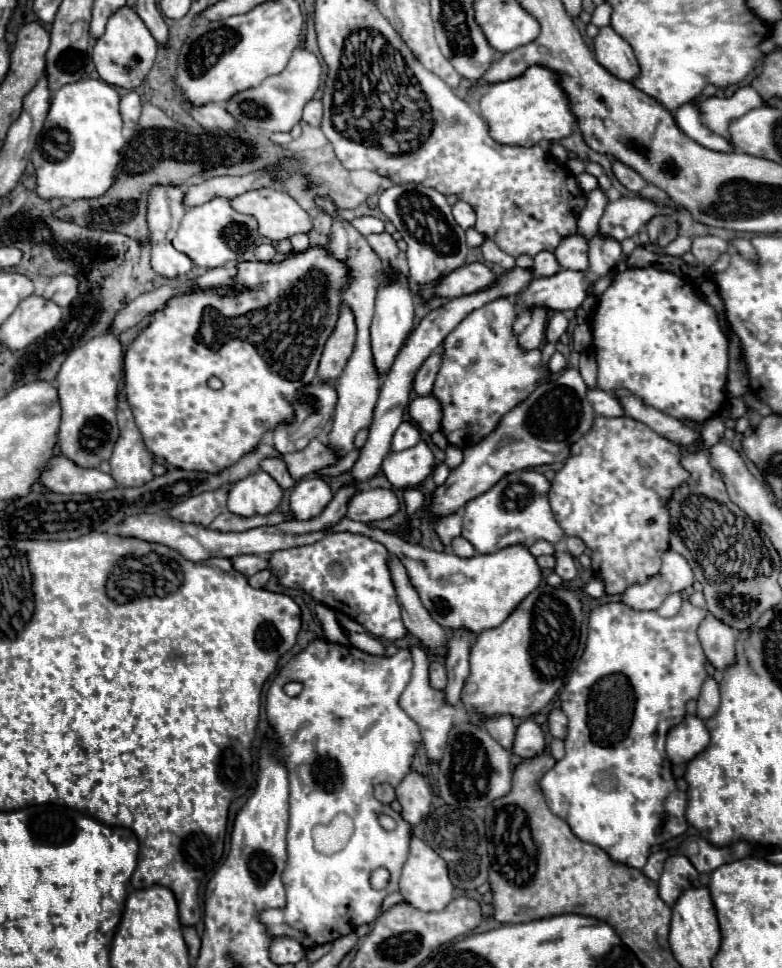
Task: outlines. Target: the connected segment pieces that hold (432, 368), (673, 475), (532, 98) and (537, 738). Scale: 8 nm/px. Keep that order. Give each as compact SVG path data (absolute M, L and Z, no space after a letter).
M432 354L432 356L422 364L422 368L418 370L418 374L416 374L416 378L414 378L414 392L416 392L418 396L430 396L434 378L436 378L436 374L438 374L438 368L440 368L440 354Z
M596 416L588 434L572 444L570 456L556 472L550 506L566 536L578 536L592 550L594 578L604 582L606 596L620 596L632 584L646 584L660 572L662 556L670 548L670 512L666 508L674 488L686 484L690 472L682 466L684 450L676 442L628 416Z
M530 66L512 80L492 84L490 92L482 96L480 112L490 124L492 138L502 144L534 146L542 140L560 142L568 138L576 126L576 116L570 112L570 102L560 86L558 72L544 66Z
M528 718L516 728L516 738L512 746L512 754L520 758L532 758L544 750L544 736L540 726Z

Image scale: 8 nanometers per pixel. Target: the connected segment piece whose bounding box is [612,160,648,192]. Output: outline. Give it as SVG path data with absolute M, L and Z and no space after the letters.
M612 160L612 172L618 178L618 182L622 186L626 186L630 192L640 192L640 190L644 190L648 186L648 182L636 170L632 170L630 166L626 166L626 164L618 162L618 160Z

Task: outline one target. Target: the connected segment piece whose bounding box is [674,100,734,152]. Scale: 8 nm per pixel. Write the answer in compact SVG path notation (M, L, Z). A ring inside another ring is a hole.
M696 100L682 104L682 106L676 110L674 120L676 120L678 128L680 128L688 138L692 138L694 142L702 144L704 148L718 150L718 152L732 152L732 150L734 150L734 146L732 146L730 142L726 142L724 138L718 138L718 134L714 134L714 132L710 132L708 128L704 128L704 124L700 122L700 104L698 104Z

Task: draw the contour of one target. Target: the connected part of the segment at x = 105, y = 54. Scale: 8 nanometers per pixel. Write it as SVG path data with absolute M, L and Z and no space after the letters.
M124 6L108 20L104 36L96 40L92 62L96 66L96 72L100 74L100 80L116 88L134 90L144 82L146 74L150 72L156 52L158 52L158 42L154 42L152 34L146 30L138 14L132 8Z

